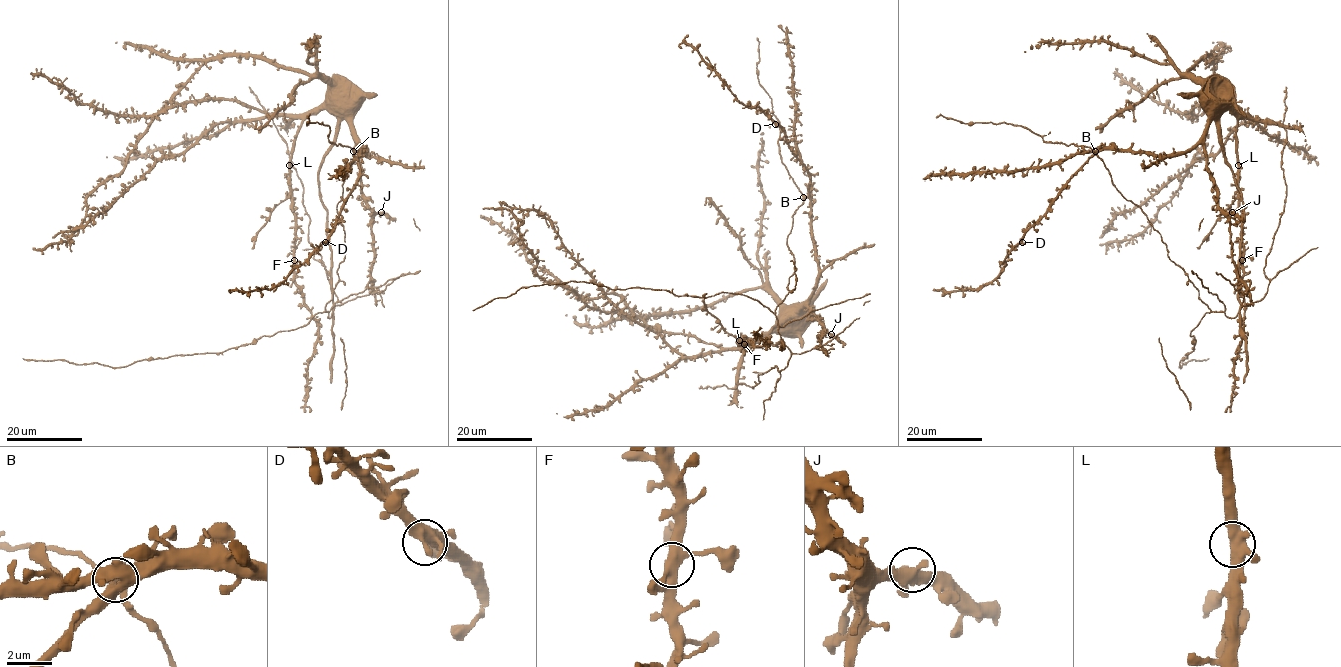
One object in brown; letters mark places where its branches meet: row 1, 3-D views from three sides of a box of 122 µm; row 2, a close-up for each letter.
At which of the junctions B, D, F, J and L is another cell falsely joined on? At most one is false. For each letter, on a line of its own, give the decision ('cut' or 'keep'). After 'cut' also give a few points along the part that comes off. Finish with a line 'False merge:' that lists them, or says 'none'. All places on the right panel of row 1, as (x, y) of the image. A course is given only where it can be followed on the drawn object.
B: keep
D: keep
F: keep
J: keep
L: keep
False merge: none

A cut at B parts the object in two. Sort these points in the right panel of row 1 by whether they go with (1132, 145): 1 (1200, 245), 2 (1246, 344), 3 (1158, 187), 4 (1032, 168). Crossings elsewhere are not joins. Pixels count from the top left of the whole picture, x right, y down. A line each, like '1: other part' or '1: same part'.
1: same part
2: same part
3: same part
4: same part

